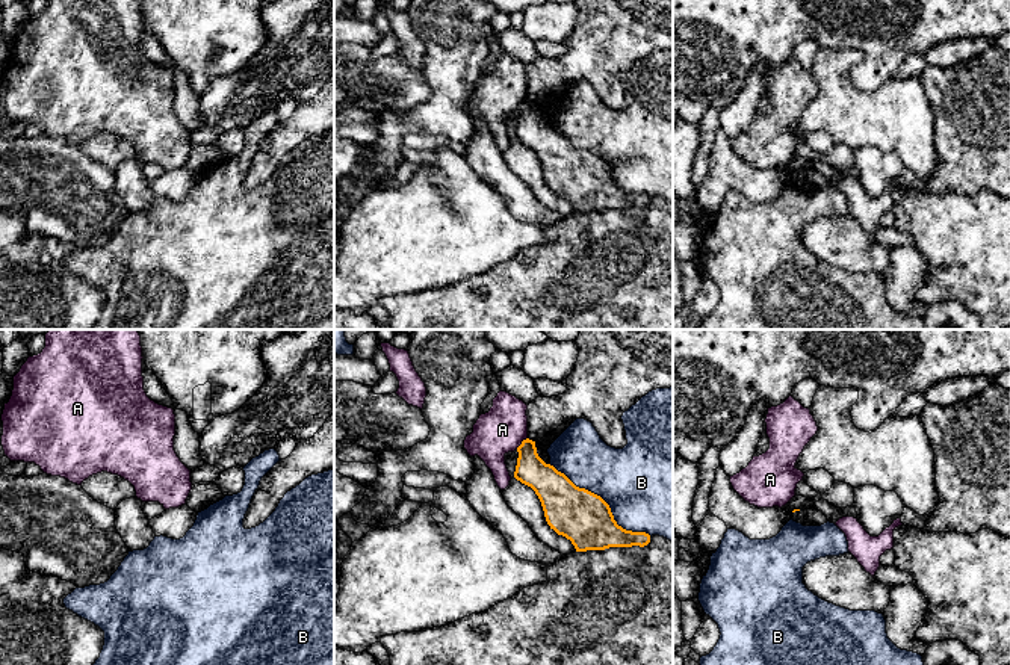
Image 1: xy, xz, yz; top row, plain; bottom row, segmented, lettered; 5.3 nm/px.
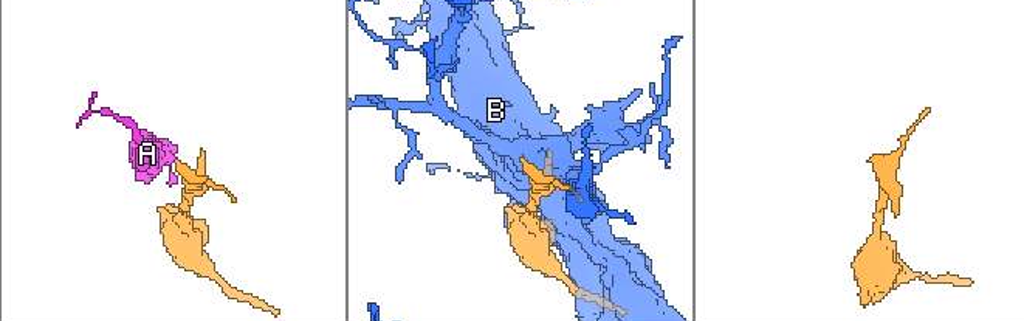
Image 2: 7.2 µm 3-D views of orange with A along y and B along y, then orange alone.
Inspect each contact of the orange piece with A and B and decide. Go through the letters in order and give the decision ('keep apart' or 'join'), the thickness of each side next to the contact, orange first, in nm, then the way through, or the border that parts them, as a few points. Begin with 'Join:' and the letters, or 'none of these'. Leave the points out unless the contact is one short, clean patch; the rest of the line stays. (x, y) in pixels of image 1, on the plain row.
Join: none of these
A: keep apart; 170 nm thick on the orange side, 240 nm on the other; border along xz (526, 98), (516, 111)
B: keep apart; 280 nm thick on the orange side, 480 nm on the other

